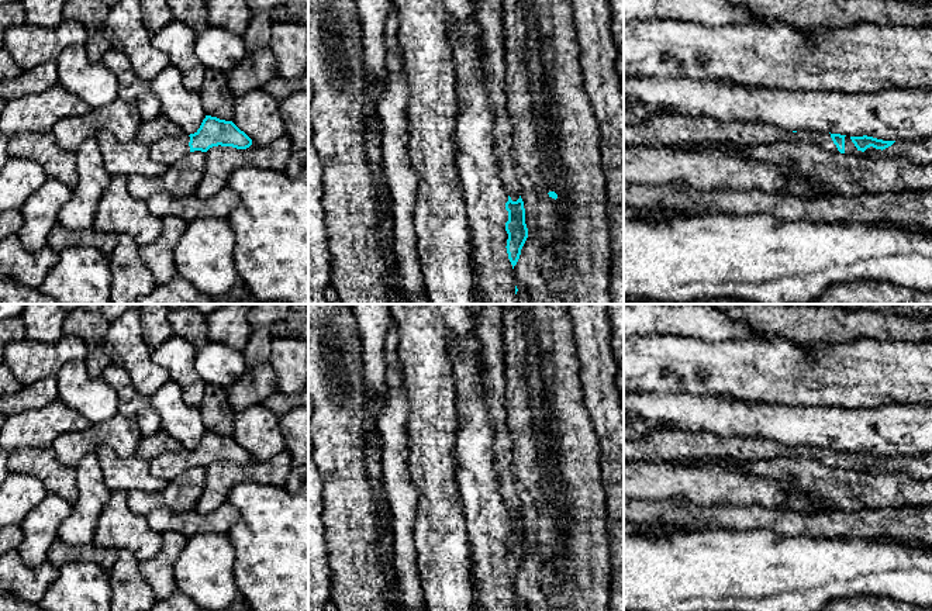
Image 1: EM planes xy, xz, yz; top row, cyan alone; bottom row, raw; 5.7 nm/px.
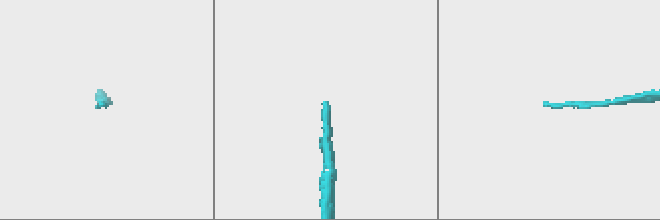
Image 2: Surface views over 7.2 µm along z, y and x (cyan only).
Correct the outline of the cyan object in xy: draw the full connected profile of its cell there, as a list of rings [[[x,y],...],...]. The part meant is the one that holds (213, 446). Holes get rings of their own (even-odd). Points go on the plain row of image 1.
[[[206,431],[194,449],[166,452],[149,460],[149,472],[153,477],[170,481],[190,467],[207,467],[210,463],[218,460],[246,465],[252,460],[252,455],[232,436]]]

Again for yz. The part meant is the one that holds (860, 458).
[[[672,427],[659,428],[639,439],[624,439],[625,462],[686,462],[703,458],[731,458],[736,462],[802,458],[824,463],[826,467],[856,470],[870,462],[883,466],[895,456],[883,456],[867,451],[848,452],[819,446],[787,446],[762,436],[715,435]]]

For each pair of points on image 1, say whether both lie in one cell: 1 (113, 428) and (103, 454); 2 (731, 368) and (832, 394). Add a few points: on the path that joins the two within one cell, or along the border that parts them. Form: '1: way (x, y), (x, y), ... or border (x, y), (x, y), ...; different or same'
1: border (95, 451), (110, 448), (120, 456), (134, 456); different
2: way (756, 373), (777, 373), (793, 389), (807, 392); same

